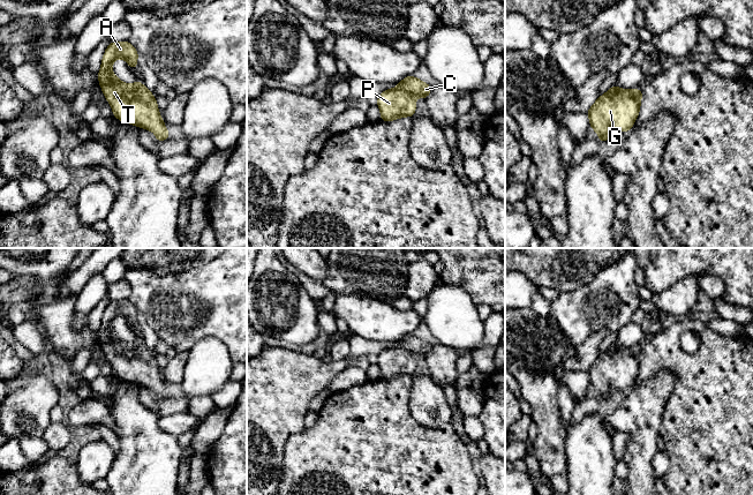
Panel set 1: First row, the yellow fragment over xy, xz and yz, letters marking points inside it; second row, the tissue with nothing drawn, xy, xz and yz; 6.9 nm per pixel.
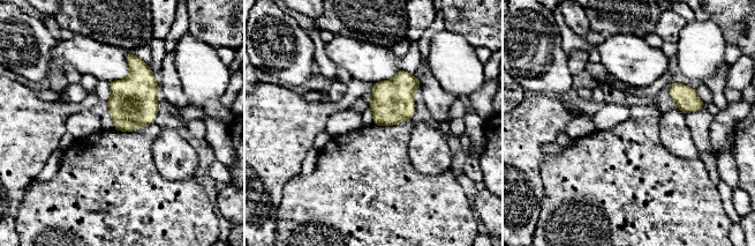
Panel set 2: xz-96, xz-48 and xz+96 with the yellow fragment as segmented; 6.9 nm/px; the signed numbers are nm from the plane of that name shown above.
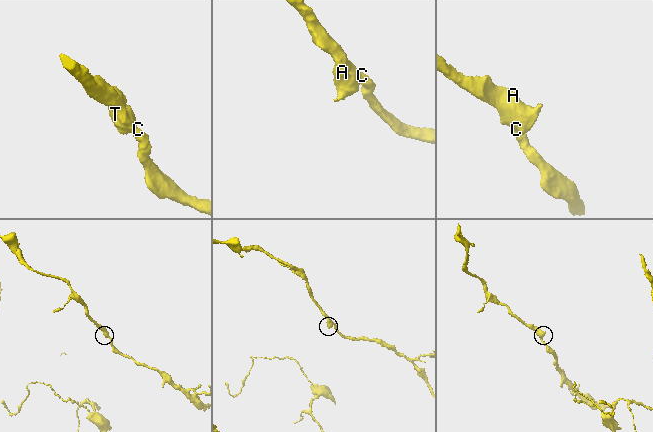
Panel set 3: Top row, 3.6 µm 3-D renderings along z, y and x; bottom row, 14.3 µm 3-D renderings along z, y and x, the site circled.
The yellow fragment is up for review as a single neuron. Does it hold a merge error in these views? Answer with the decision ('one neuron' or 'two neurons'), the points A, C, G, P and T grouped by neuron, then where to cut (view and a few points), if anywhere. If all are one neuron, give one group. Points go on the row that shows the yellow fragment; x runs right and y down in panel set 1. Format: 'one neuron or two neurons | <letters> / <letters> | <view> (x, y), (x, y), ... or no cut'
one neuron | A C G P T | no cut

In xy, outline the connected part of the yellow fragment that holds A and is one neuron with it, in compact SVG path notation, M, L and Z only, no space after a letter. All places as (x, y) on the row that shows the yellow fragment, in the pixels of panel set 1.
M111 42L98 73L99 84L118 120L152 130L157 142L161 142L171 135L164 125L164 119L160 118L152 92L142 84L141 80L133 84L122 83L112 72L112 63L119 58L136 69L137 57L138 52L129 42Z

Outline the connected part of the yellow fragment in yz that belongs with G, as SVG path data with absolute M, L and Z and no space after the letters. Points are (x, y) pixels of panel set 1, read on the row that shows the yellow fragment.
M616 84L601 95L587 111L590 128L593 128L601 143L610 138L611 130L627 133L640 112L642 92L640 89L619 89Z

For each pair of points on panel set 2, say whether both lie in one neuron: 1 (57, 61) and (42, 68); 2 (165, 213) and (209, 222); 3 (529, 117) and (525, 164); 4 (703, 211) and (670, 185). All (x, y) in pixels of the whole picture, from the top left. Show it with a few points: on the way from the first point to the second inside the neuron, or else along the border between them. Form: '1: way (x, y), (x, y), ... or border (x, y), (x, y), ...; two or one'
1: border (58, 42), (52, 49), (52, 68); two
2: way (175, 222), (198, 222); one
3: way (527, 128), (525, 131), (525, 153); one
4: way (695, 210), (678, 193); one

